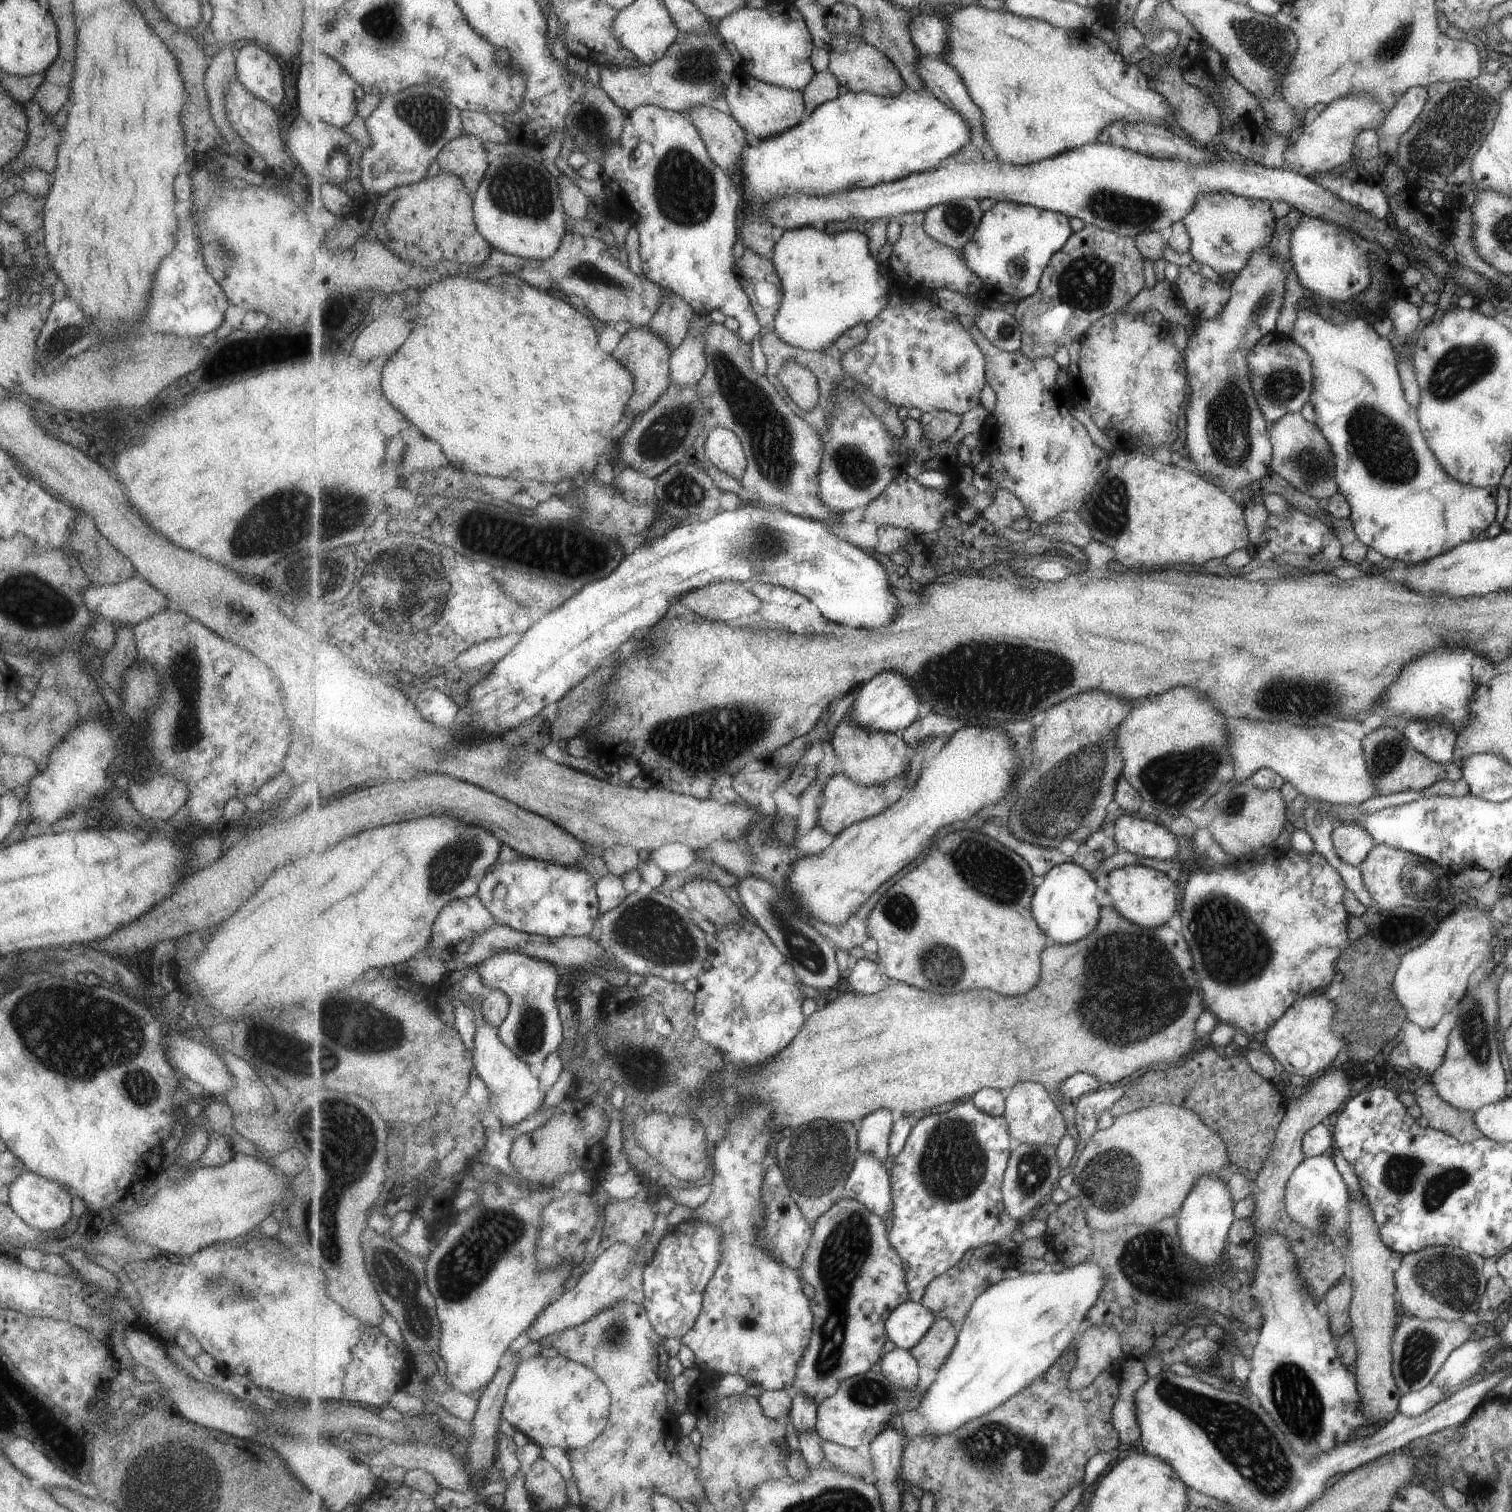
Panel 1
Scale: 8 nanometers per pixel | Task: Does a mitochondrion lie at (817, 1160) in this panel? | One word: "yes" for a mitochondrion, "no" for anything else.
yes

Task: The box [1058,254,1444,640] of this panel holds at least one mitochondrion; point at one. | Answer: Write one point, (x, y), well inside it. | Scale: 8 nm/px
(1384, 447)

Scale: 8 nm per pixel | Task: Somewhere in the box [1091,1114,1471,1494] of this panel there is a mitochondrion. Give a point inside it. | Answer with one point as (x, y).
(1292, 1394)

